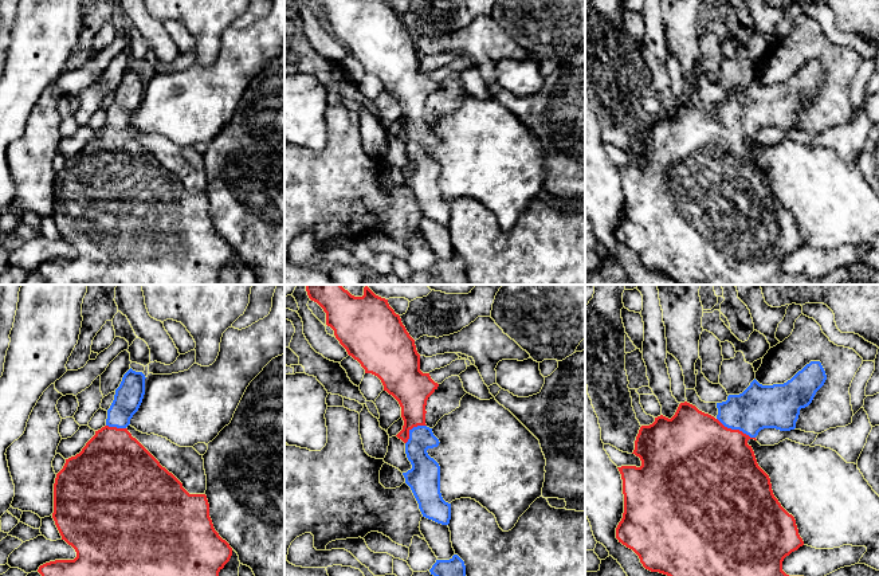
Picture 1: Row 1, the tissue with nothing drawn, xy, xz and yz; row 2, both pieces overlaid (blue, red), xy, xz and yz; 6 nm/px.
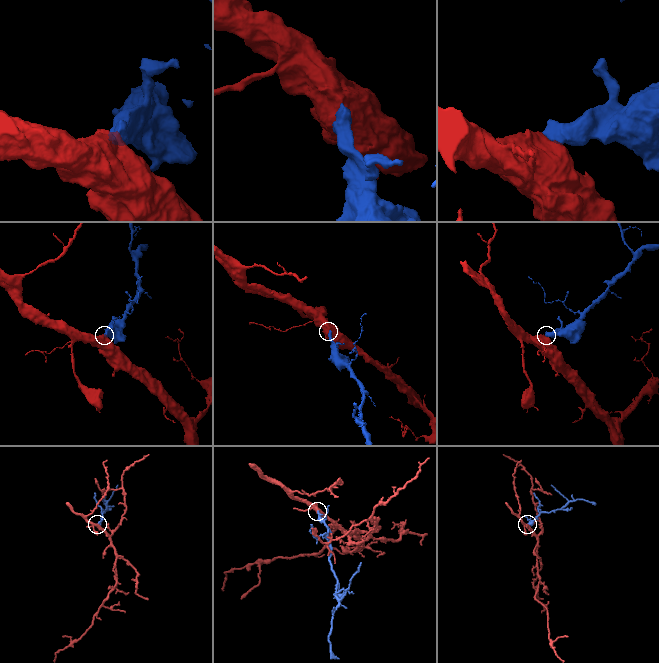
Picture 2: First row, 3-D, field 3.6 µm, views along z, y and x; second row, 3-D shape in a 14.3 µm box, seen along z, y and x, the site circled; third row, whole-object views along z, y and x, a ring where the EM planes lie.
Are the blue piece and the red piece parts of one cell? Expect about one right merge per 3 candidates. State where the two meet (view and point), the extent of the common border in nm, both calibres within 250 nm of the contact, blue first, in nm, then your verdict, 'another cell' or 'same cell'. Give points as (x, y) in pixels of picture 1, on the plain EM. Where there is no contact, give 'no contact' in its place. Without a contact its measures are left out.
yz (736, 128) | 260 nm | 260/460 nm | same cell

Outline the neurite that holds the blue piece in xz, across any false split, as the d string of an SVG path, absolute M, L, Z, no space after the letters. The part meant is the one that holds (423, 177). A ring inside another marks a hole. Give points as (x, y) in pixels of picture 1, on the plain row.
M314 0L326 12L326 24L334 30L335 38L348 54L357 59L365 73L377 75L384 90L392 94L401 106L403 129L396 134L405 142L405 153L412 168L403 172L405 183L411 187L423 216L442 224L451 219L451 203L440 192L440 165L427 152L439 145L432 128L425 124L425 105L428 97L437 89L429 73L420 70L420 54L415 39L409 35L399 13L388 0Z

